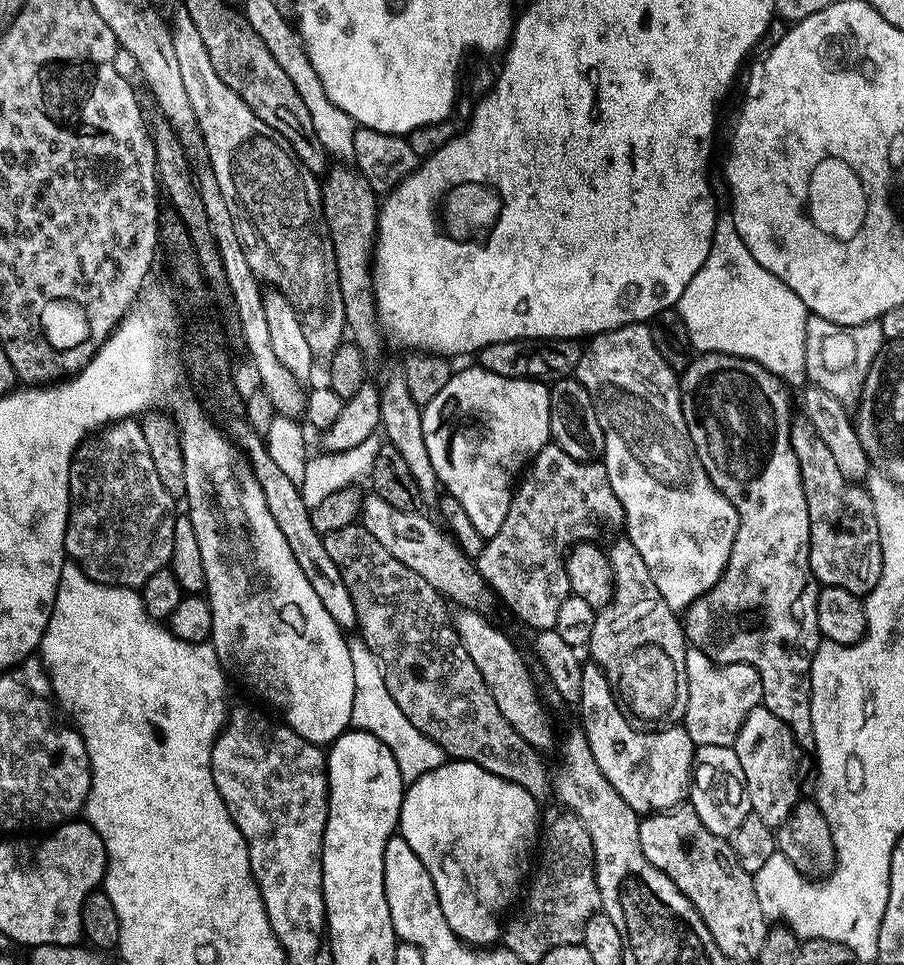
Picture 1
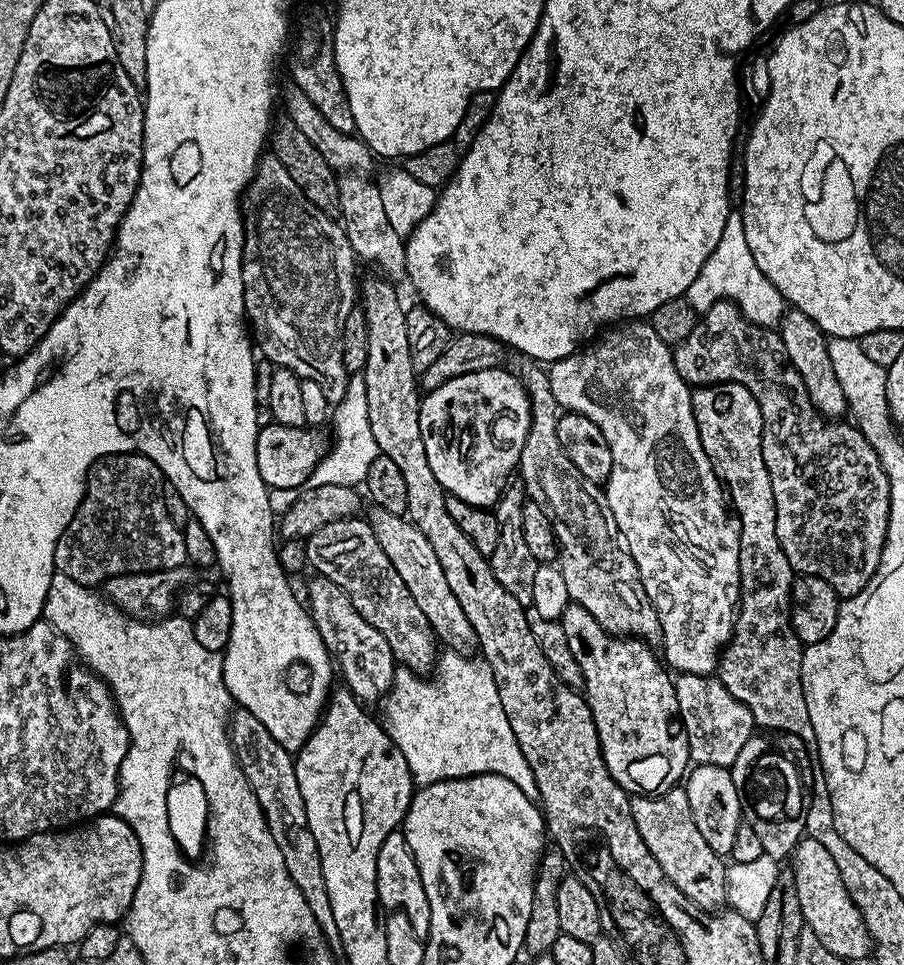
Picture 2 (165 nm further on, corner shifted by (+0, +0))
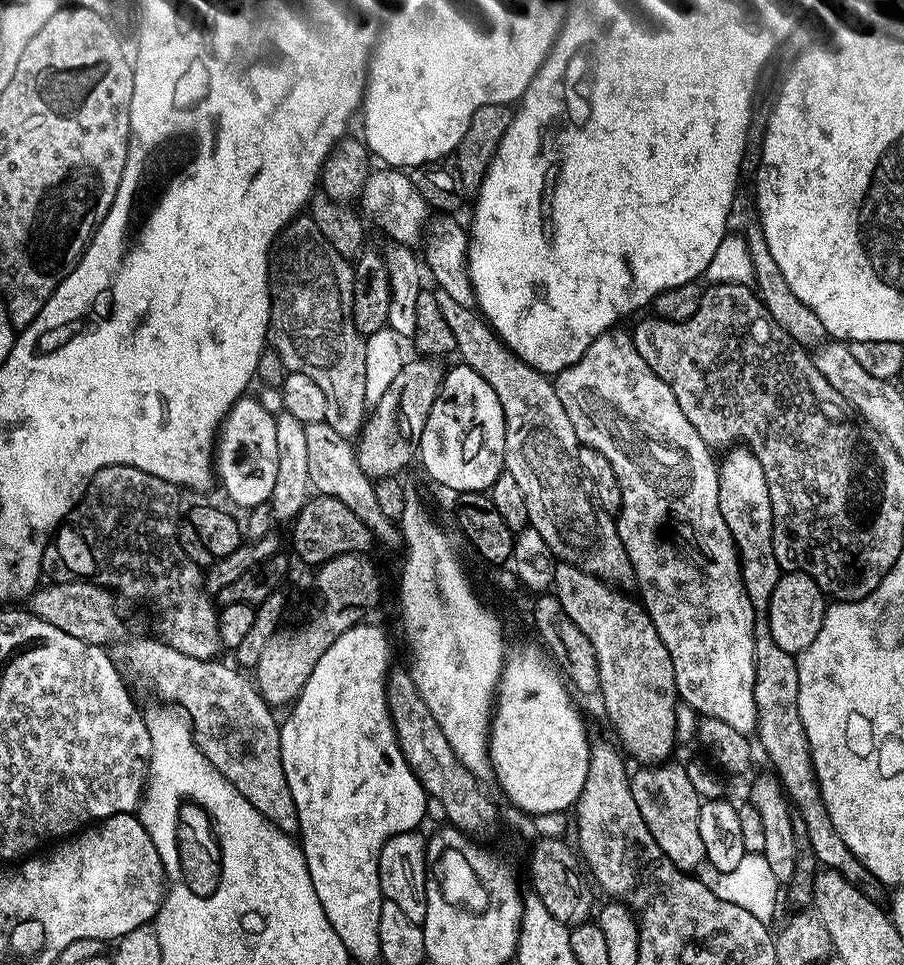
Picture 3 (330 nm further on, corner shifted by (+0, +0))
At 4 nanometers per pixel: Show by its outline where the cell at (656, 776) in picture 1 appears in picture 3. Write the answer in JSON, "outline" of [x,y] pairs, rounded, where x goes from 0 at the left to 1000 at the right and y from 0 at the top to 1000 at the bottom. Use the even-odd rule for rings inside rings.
{"outline":[[[623,582],[616,583],[613,591],[613,616],[622,624],[622,632],[631,636],[631,645],[657,669],[664,699],[662,721],[668,724],[668,738],[686,766],[685,774],[696,784],[699,782],[705,793],[726,794],[738,789],[743,774],[750,771],[746,690],[717,631],[690,613],[694,612]]]}

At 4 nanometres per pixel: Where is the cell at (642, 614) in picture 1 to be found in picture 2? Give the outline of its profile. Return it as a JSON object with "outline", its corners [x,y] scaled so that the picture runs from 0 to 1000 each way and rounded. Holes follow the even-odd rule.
{"outline":[[[583,371],[574,375],[573,389],[584,405],[588,432],[582,462],[577,462],[573,493],[587,521],[600,524],[604,537],[608,537],[617,565],[617,588],[622,599],[626,599],[629,623],[653,632],[653,636],[662,640],[662,649],[675,656],[710,663],[718,669],[729,668],[732,664],[730,641],[710,607],[706,587],[686,559],[679,528],[673,523],[673,511],[665,503],[653,499],[653,495],[626,475],[626,466],[622,466],[622,458],[617,458],[622,424],[613,412],[613,404],[608,404],[605,384]]]}

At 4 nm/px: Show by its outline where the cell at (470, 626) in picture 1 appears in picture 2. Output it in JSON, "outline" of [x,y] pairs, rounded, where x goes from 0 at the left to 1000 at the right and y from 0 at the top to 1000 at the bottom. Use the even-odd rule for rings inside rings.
{"outline":[[[418,525],[410,527],[409,542],[414,549],[414,558],[418,558],[418,566],[427,570],[427,578],[440,591],[440,599],[449,603],[449,611],[454,611],[454,620],[462,624],[462,632],[471,636],[483,664],[497,667],[500,674],[518,674],[527,667],[524,649],[511,636],[511,628],[507,628],[507,620],[502,620],[502,611],[498,611],[493,604],[493,595],[489,592],[489,585],[485,583],[485,574],[480,574],[480,566],[476,566],[471,553],[462,549],[462,545],[455,539],[440,533],[431,533],[431,528],[423,528]]]}

